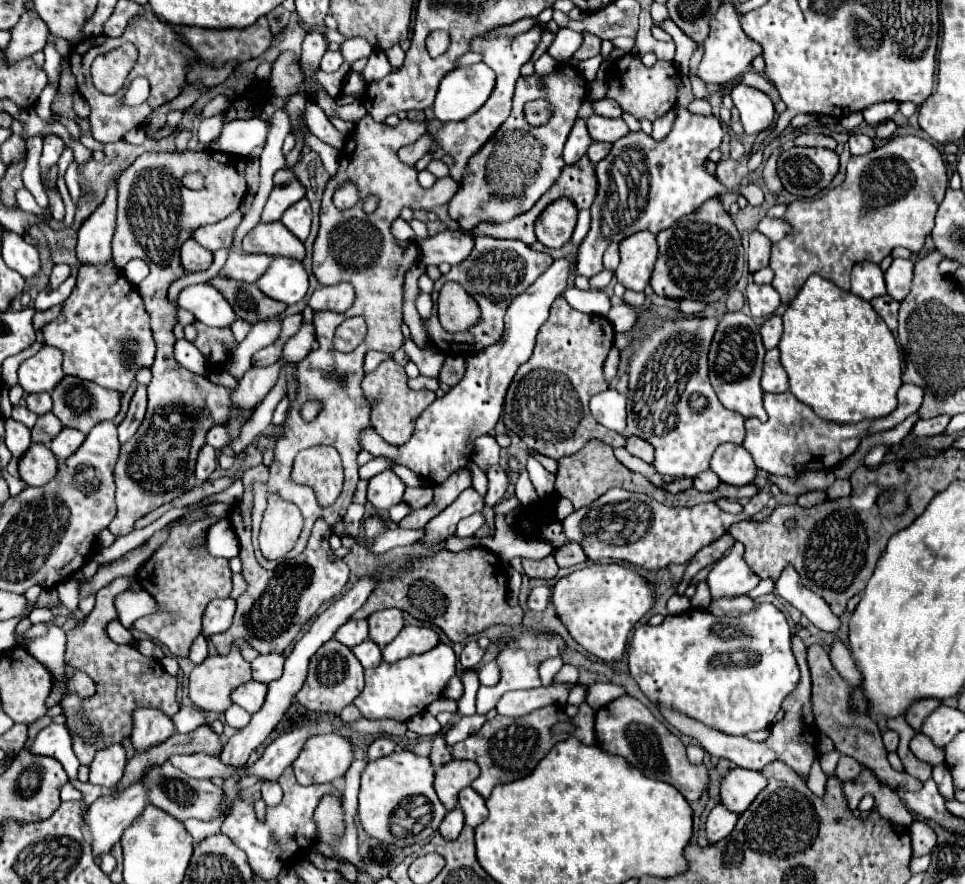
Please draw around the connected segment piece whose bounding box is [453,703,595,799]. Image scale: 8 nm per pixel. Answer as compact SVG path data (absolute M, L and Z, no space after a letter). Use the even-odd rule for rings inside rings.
M581 703L581 711L573 719L567 717L567 713L561 707L549 705L549 707L537 709L529 715L517 717L517 719L495 715L475 735L469 735L465 741L455 743L453 757L455 759L471 759L471 761L479 763L481 775L473 781L471 787L481 797L487 799L491 795L493 787L527 777L537 767L537 763L551 751L551 747L557 741L571 735L571 733L553 733L553 725L557 725L561 721L573 721L581 729L581 743L595 745L595 727L593 727L595 725L595 711L587 703Z

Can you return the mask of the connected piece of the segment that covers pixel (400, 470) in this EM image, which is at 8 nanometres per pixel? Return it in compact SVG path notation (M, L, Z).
M391 467L391 471L397 473L407 487L419 487L421 485L421 477L415 475L415 473L411 473L407 467Z

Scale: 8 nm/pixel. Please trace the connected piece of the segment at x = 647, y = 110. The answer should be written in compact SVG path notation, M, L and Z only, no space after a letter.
M623 55L621 59L613 61L607 71L607 95L605 97L615 97L615 101L621 103L623 111L631 113L637 121L649 119L655 121L663 117L669 109L675 107L677 101L677 67L671 61L657 61L653 67L645 67L641 63L639 55Z

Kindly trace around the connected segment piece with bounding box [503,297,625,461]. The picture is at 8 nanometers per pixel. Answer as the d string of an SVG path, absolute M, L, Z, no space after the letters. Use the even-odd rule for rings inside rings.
M563 297L555 299L549 319L539 329L533 355L509 385L503 407L505 427L515 431L531 451L555 461L577 453L591 439L625 447L623 435L599 425L589 411L591 395L609 387L603 377L603 361L613 339L615 331L605 317L575 311Z

